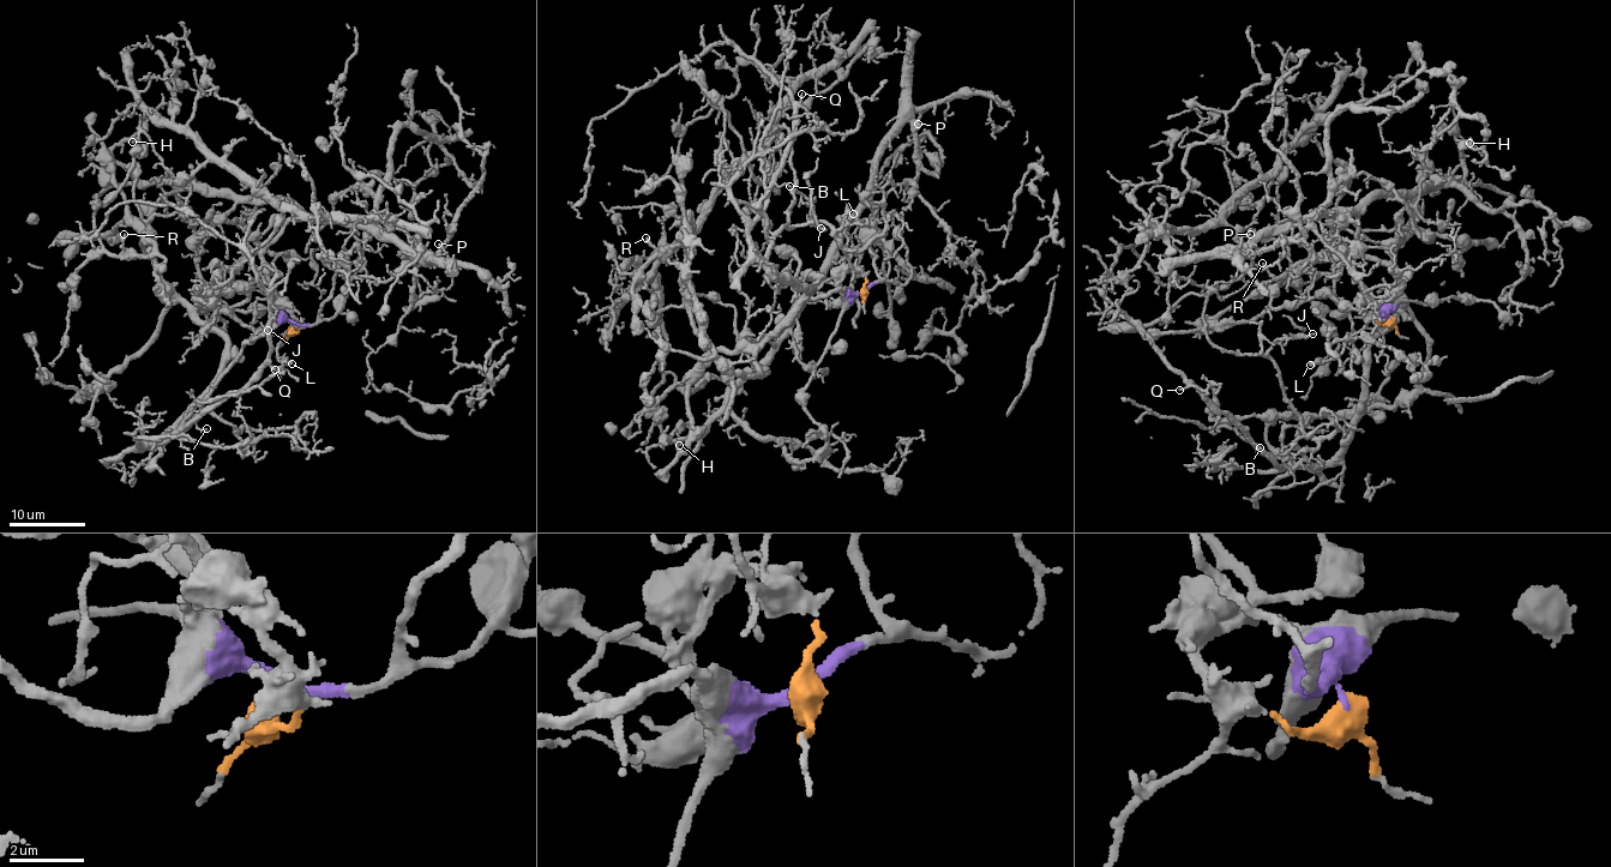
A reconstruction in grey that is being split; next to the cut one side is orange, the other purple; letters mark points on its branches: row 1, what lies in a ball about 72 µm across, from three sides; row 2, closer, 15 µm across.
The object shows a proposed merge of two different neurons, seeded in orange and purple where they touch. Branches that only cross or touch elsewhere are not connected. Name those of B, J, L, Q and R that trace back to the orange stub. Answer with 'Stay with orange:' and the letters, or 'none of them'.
Stay with orange: L

